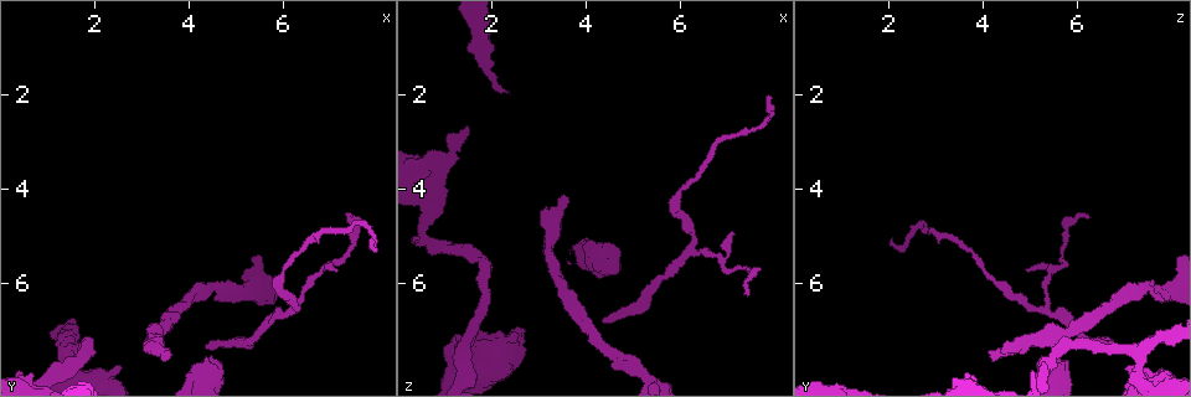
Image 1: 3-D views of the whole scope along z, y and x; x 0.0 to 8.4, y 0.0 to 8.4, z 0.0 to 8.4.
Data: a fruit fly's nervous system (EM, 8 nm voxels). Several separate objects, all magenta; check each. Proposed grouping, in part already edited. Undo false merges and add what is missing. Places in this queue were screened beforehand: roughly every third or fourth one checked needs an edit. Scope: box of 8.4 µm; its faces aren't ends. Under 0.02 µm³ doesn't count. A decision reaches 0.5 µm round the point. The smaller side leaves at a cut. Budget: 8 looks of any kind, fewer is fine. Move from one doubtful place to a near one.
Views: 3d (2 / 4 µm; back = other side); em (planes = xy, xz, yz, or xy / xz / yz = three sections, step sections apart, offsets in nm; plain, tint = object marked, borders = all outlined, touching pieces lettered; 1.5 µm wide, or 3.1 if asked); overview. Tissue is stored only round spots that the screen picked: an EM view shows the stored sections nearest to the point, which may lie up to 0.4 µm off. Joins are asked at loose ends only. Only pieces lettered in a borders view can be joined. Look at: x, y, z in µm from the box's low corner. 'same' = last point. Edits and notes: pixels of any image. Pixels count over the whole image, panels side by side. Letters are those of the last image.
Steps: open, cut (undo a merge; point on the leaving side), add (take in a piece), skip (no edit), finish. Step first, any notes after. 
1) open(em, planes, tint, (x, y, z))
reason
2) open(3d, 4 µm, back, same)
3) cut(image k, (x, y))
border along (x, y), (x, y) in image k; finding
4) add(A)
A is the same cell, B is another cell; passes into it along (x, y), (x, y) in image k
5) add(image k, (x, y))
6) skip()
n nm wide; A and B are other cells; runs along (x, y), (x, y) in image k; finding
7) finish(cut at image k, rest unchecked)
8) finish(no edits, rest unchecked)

open(em, xy, step 4, tint, (4.30, 7.35, 6.80))
free end

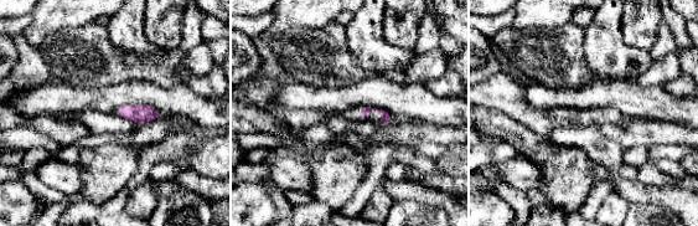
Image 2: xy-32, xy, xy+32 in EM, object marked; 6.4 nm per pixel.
open(em, planes, borders, same)
another direction

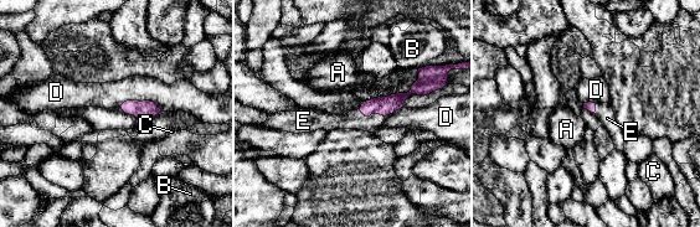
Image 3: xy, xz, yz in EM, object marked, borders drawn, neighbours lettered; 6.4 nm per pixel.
add(E)
E is the same cell, A, B, C and D are other cells; passes into it along (384, 106), (371, 113), (354, 119) in image 3; it goes on there

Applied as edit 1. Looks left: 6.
open(em, xy, step 4, borders, (3.55, 7.45, 4.15))
an open end

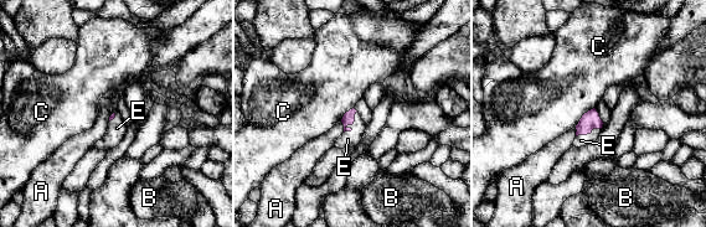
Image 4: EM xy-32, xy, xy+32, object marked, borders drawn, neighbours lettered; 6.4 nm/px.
open(em, yz, step 4, borders, same)
another direction

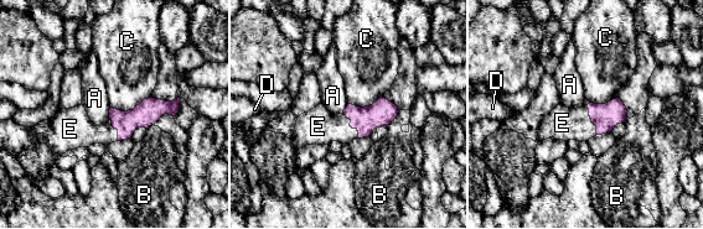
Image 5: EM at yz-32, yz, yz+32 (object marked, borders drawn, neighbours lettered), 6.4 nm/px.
add(E)
E is the same cell, A, B, C and D are other cells; passes into it along (382, 113), (351, 126), (318, 126) in image 5; the cell continues

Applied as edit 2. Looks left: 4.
open(em, xz, step 8, tint, (1.50, 7.60, 7.30))
calibre changes

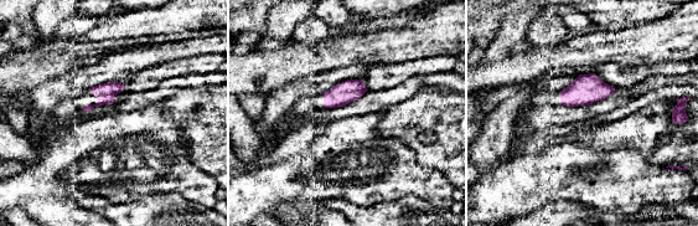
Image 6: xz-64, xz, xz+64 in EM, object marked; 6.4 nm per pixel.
open(em, planes, borders, same)
another direction

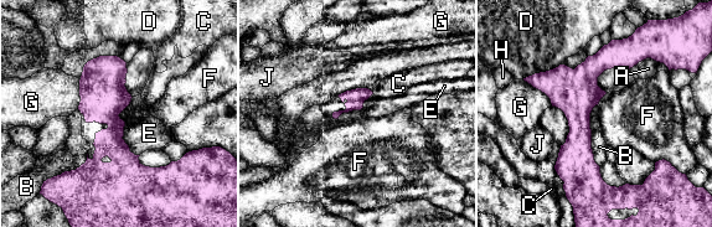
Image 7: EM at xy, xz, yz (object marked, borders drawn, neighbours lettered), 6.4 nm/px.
skip()
140 nm wide; A, B, C, D, E, F, G, H and J are other cells; border along (123, 130), (129, 149), (139, 155) in image 7; one cell here

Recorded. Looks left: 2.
finish(add at image 3, add at image 5, rest unchecked)

